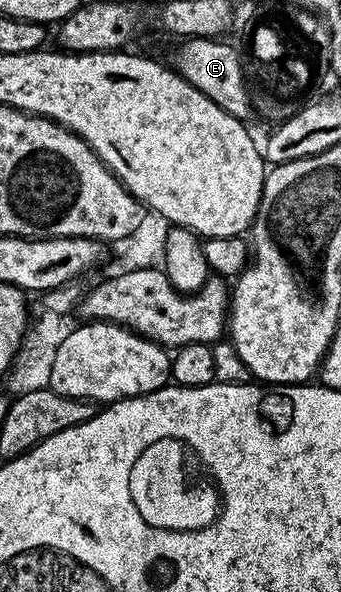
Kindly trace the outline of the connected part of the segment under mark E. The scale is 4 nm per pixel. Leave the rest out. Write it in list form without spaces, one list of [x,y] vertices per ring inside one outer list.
[[[219,38],[215,39],[184,39],[181,47],[176,51],[175,70],[194,89],[198,89],[207,97],[212,99],[214,105],[226,109],[235,119],[247,120],[248,114],[253,114],[252,96],[248,89],[248,80],[244,77],[244,65],[242,55],[228,43],[220,43]]]

